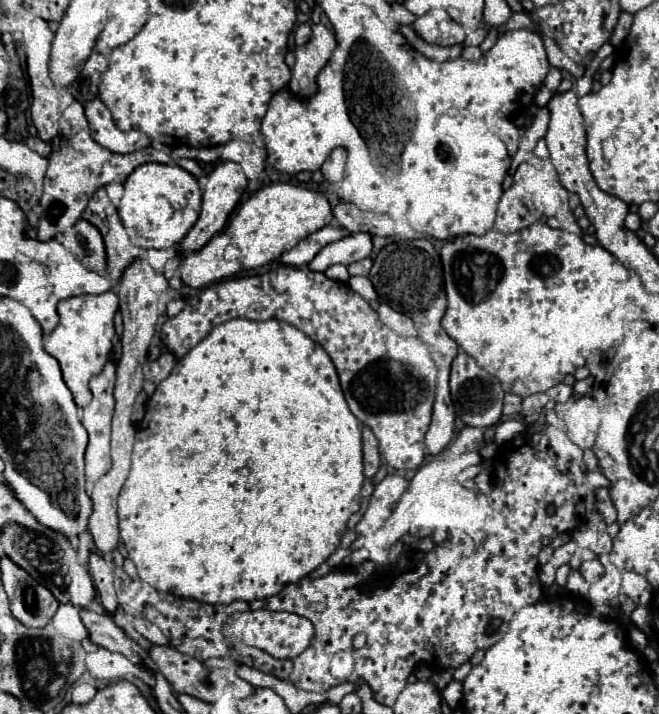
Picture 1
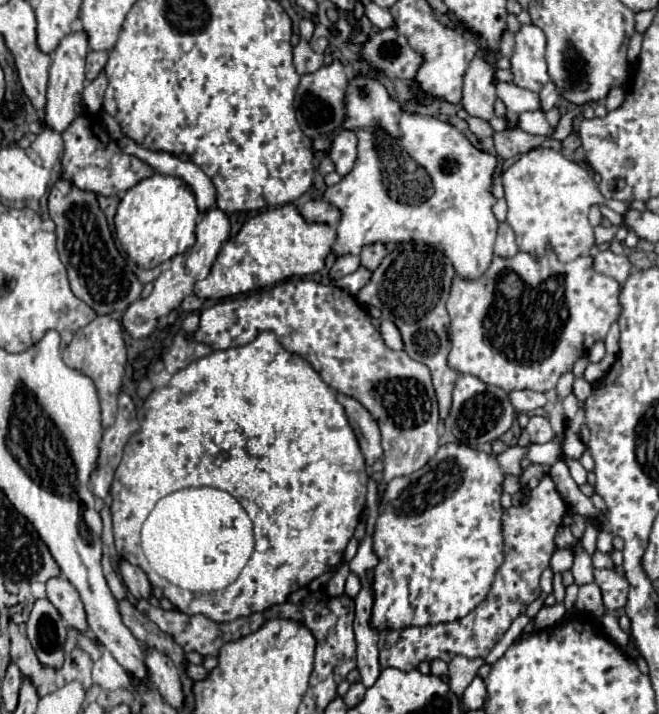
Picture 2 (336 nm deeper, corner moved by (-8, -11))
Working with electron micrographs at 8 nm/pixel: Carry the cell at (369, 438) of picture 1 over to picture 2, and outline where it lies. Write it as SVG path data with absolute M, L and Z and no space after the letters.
M337 395L337 399L345 407L345 413L347 413L349 423L351 423L351 427L353 427L357 439L359 439L365 461L371 467L383 455L381 433L379 433L377 421L369 415L369 411L357 399L347 397L347 395Z

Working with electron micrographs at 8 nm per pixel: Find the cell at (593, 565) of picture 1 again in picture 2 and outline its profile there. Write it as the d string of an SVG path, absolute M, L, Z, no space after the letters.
M595 569L595 583L601 587L603 603L609 611L621 609L627 603L629 581L615 569Z

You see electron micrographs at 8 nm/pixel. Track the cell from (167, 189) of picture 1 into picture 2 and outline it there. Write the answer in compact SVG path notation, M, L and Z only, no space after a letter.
M155 173L131 187L119 203L115 215L115 233L127 255L143 269L151 269L179 253L185 253L195 243L195 225L199 209L195 195L183 179Z

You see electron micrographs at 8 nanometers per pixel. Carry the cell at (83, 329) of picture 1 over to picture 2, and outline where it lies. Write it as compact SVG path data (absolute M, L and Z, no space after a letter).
M97 315L89 325L81 327L73 341L63 349L63 361L85 373L87 377L93 379L97 387L97 395L101 401L101 417L103 417L103 427L109 427L115 421L117 413L117 395L121 389L121 381L125 375L127 367L127 349L123 341L123 327L119 321L115 321L111 315Z

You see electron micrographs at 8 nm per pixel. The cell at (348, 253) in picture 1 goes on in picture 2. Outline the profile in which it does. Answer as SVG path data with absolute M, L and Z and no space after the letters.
M343 255L343 257L339 257L339 259L335 261L335 265L331 267L331 277L337 281L337 279L341 279L341 277L353 273L353 271L357 271L359 265L361 265L361 261L359 261L357 255Z

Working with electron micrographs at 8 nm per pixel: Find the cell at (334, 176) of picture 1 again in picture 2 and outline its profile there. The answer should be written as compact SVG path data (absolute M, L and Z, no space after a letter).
M339 131L337 137L333 139L331 153L329 157L335 163L335 171L343 177L347 175L357 161L357 137L351 131Z

